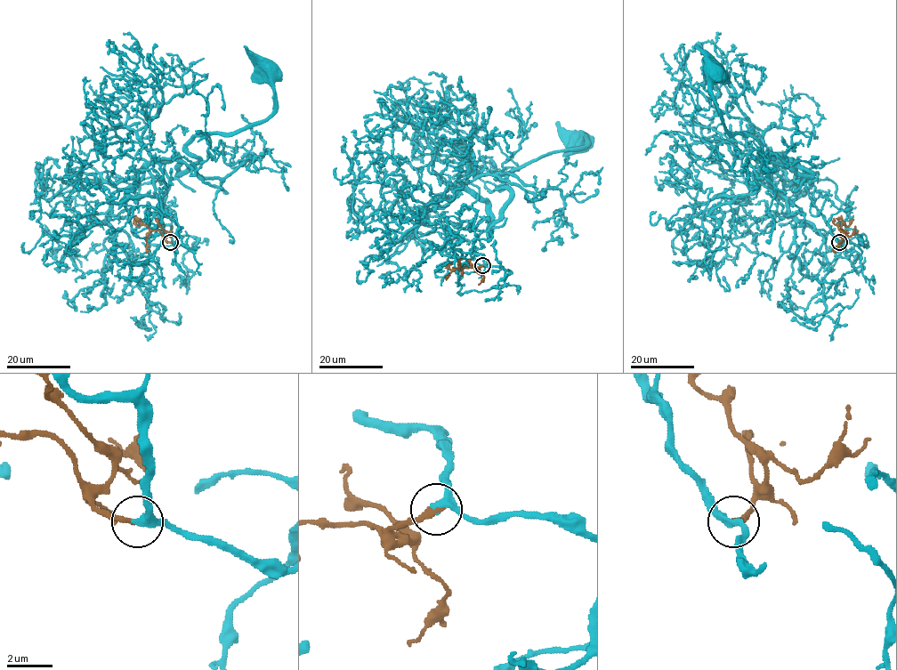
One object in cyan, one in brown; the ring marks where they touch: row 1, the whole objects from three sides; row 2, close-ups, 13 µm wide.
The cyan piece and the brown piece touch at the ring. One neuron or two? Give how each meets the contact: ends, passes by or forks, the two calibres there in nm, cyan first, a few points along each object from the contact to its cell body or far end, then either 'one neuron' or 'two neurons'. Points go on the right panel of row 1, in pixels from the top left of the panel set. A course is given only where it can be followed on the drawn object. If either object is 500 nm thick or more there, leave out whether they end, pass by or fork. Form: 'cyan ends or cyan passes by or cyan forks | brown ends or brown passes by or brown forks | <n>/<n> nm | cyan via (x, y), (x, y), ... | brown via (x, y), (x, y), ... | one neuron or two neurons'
cyan passes by | brown ends | 180/280 nm | cyan via (838, 242), (808, 194), (804, 176), (764, 158), (751, 136), (731, 134), (725, 128), (712, 93), (715, 73) | brown via (838, 242), (842, 239), (841, 230), (843, 242), (836, 250), (832, 250) | one neuron

